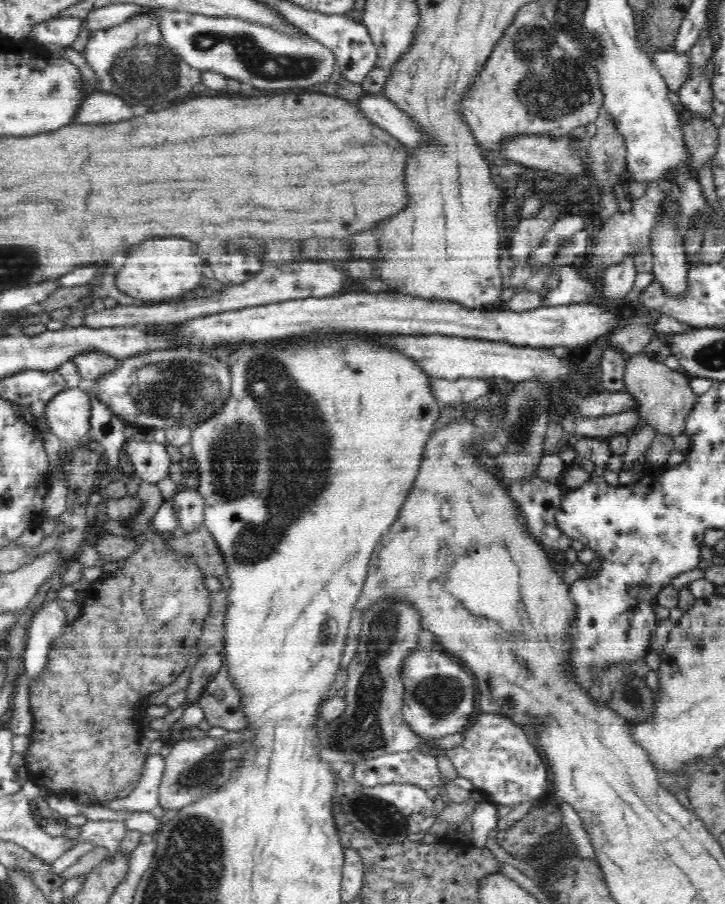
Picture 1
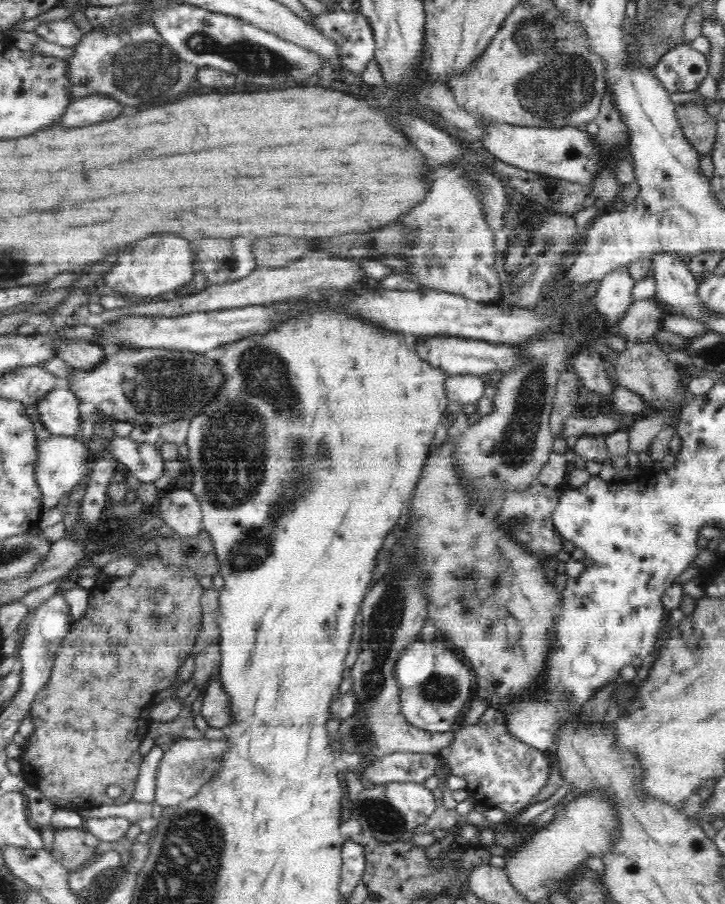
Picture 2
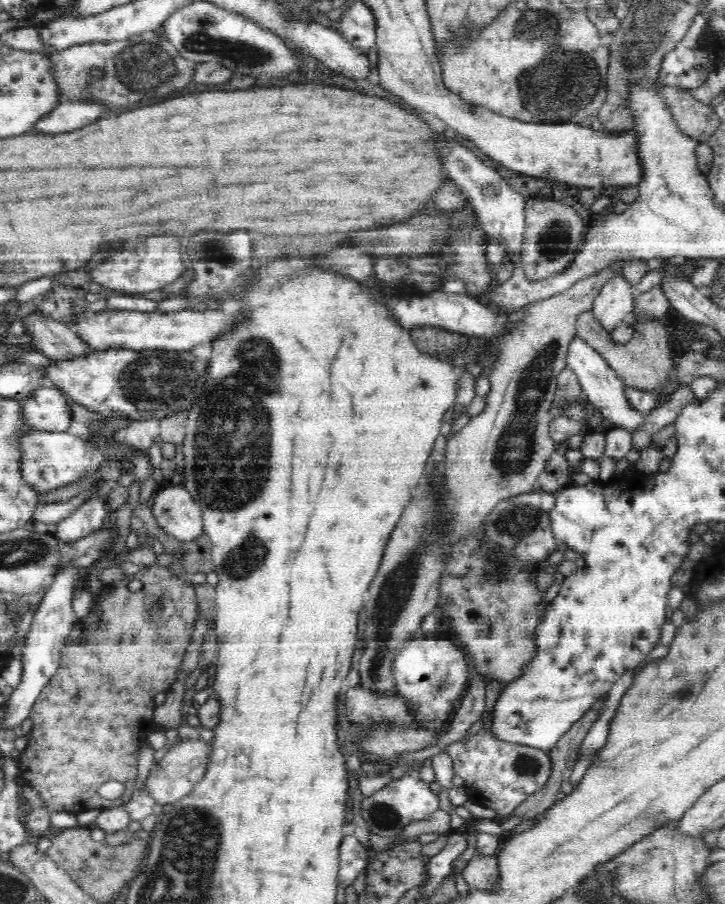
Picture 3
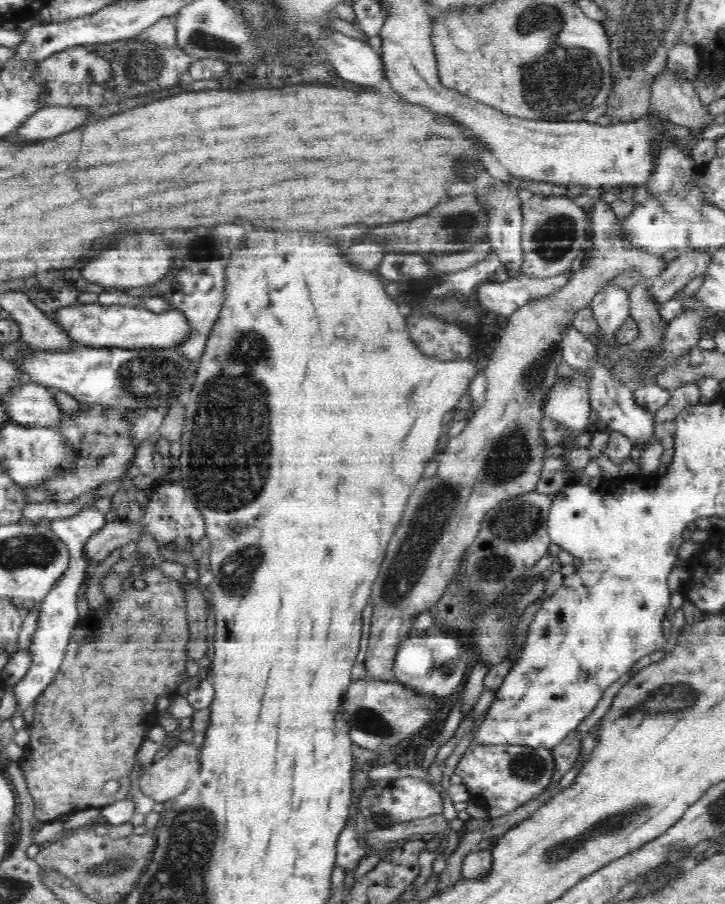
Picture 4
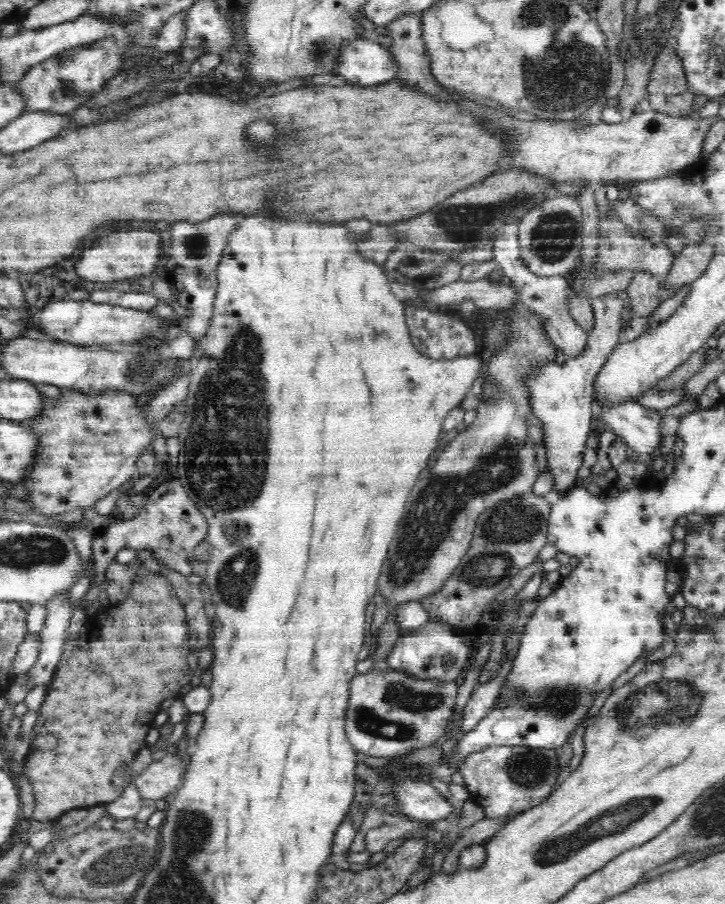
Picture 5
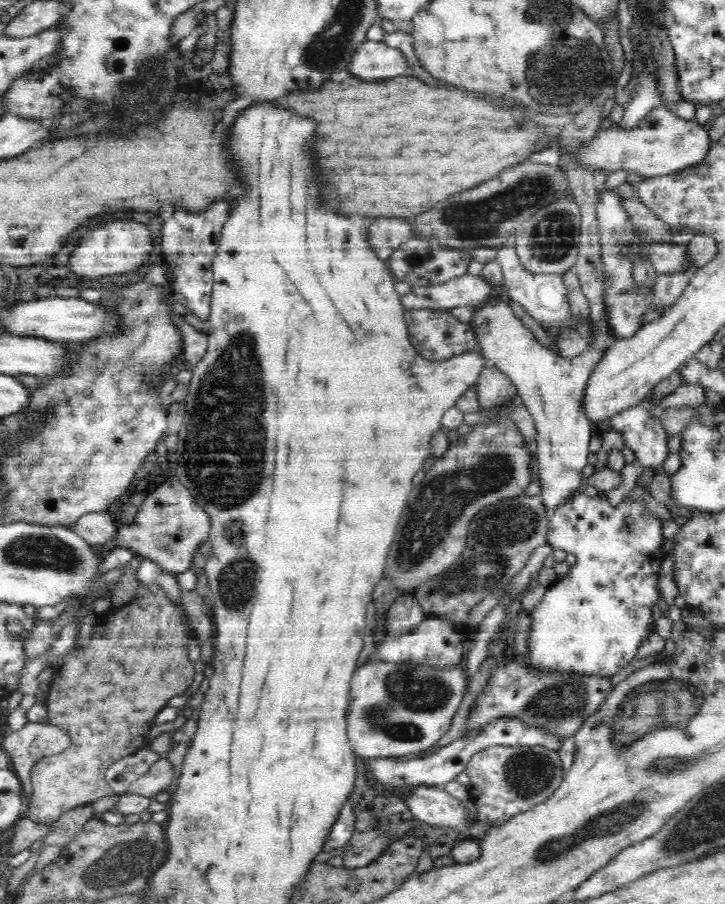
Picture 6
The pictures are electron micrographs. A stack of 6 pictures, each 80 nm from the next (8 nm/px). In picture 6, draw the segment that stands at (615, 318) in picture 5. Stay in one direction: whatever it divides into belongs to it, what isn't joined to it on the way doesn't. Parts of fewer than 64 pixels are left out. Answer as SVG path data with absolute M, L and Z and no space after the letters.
M506 297L484 301L480 306L474 305L469 321L486 366L494 366L510 378L534 420L534 445L539 467L537 481L542 484L539 496L550 514L571 500L582 486L583 469L587 465L592 440L592 422L585 415L584 409L585 388L605 350L615 341L605 308L604 305L602 309L593 310L590 314L594 322L594 330L590 334L590 350L574 358L562 358L540 344L514 315L510 300Z

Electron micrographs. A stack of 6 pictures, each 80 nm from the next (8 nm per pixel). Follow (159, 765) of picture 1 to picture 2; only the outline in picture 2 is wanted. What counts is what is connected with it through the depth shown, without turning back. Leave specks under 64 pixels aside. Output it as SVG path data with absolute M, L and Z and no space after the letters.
M155 744L143 757L137 783L132 794L132 801L154 802L157 788L157 770L163 759L163 754L164 750L160 745Z

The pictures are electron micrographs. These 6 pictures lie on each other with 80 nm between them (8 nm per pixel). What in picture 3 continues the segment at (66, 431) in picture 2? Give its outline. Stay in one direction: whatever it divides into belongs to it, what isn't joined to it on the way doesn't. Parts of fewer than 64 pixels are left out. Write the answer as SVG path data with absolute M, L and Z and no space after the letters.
M54 386L34 389L21 403L24 420L33 431L62 433L72 420L66 396Z

